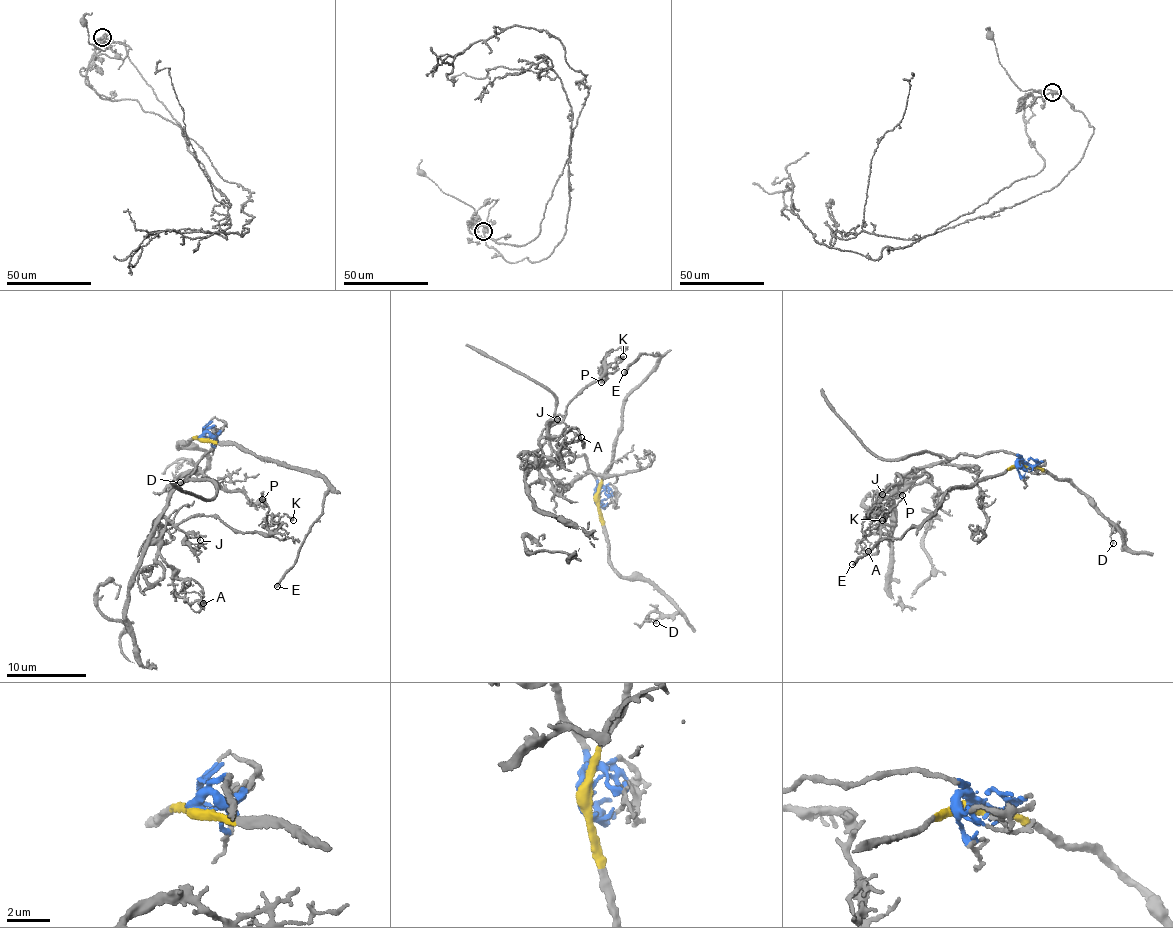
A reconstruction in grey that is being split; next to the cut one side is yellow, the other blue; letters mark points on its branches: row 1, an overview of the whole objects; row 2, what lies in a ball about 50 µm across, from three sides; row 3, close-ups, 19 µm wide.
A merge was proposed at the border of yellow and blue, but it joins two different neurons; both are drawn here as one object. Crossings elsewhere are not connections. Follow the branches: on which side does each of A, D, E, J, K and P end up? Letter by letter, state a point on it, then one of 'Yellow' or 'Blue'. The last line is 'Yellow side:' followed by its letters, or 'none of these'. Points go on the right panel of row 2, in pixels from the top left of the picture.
A: Place: (868, 551). Blue
D: Place: (1113, 543). Yellow
E: Place: (852, 564). Yellow
J: Place: (882, 494). Blue
K: Place: (882, 520). Blue
P: Place: (902, 495). Blue
Yellow side: D, E

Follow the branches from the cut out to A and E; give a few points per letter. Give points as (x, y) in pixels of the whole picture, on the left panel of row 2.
A: (201, 437), (212, 426), (213, 446), (169, 492), (159, 549), (183, 583), (188, 601), (202, 603)
E: (201, 437), (213, 444), (233, 443), (257, 458), (324, 478), (327, 487), (321, 511), (276, 587)

